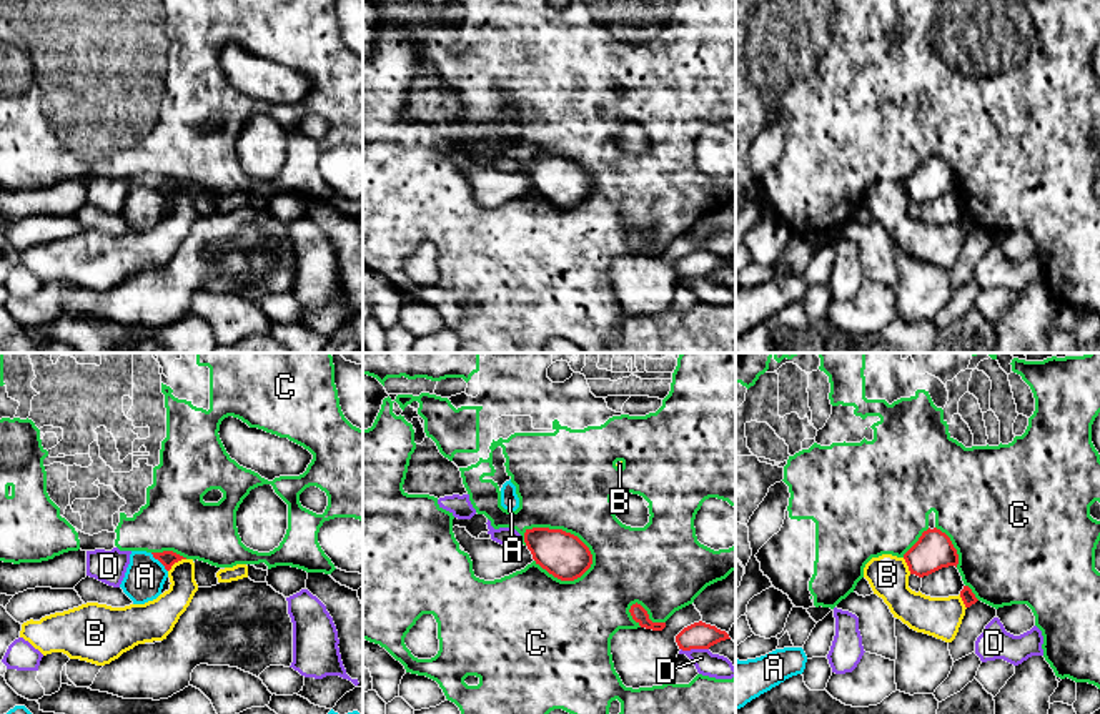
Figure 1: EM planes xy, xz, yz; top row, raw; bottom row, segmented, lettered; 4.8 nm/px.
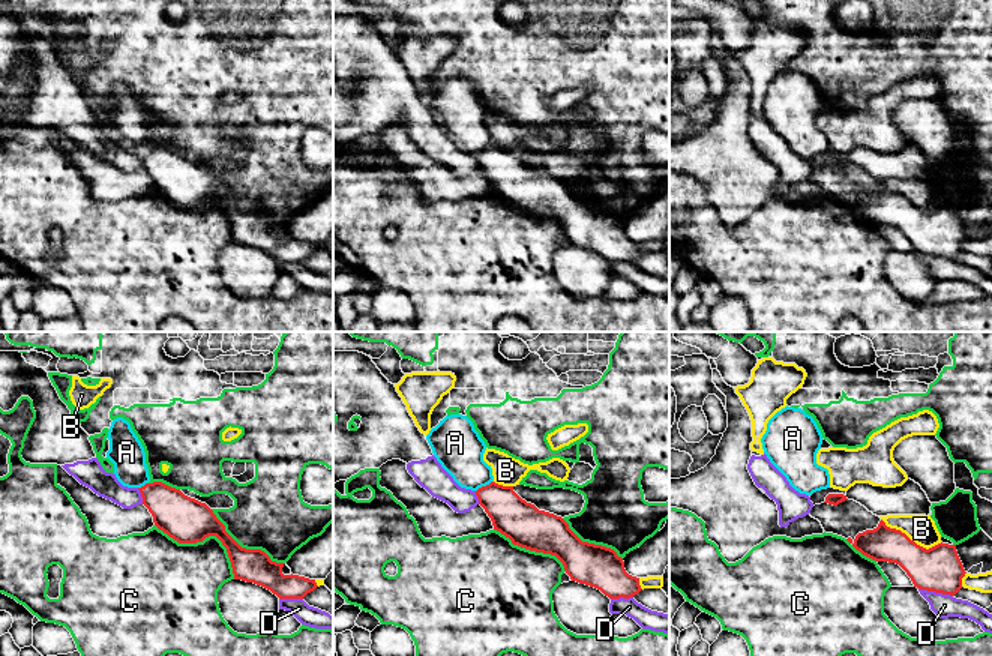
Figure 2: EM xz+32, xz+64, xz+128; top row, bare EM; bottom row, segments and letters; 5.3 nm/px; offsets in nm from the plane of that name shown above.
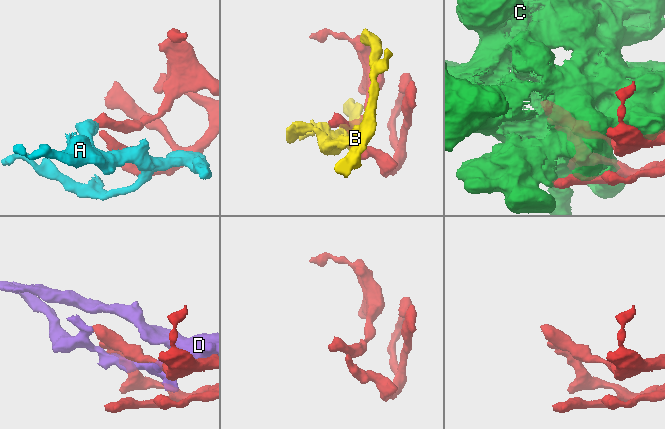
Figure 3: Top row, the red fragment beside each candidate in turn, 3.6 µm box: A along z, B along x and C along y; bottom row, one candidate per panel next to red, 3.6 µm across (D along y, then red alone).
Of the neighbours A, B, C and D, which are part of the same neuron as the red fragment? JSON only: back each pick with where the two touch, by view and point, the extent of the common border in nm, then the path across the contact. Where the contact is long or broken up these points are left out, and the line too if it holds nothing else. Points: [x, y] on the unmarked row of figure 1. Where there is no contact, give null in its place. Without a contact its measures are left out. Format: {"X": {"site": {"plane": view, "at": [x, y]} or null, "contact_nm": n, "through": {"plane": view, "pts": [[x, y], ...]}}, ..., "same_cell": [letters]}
{"same_cell": []}

